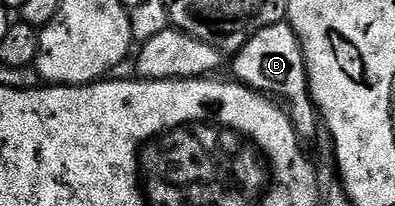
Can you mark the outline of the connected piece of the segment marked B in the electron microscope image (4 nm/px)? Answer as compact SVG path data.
M281 21L257 31L232 57L234 79L260 93L271 93L289 102L289 114L294 130L302 141L309 142L320 127L318 110L308 88L307 65L299 38L290 23Z

